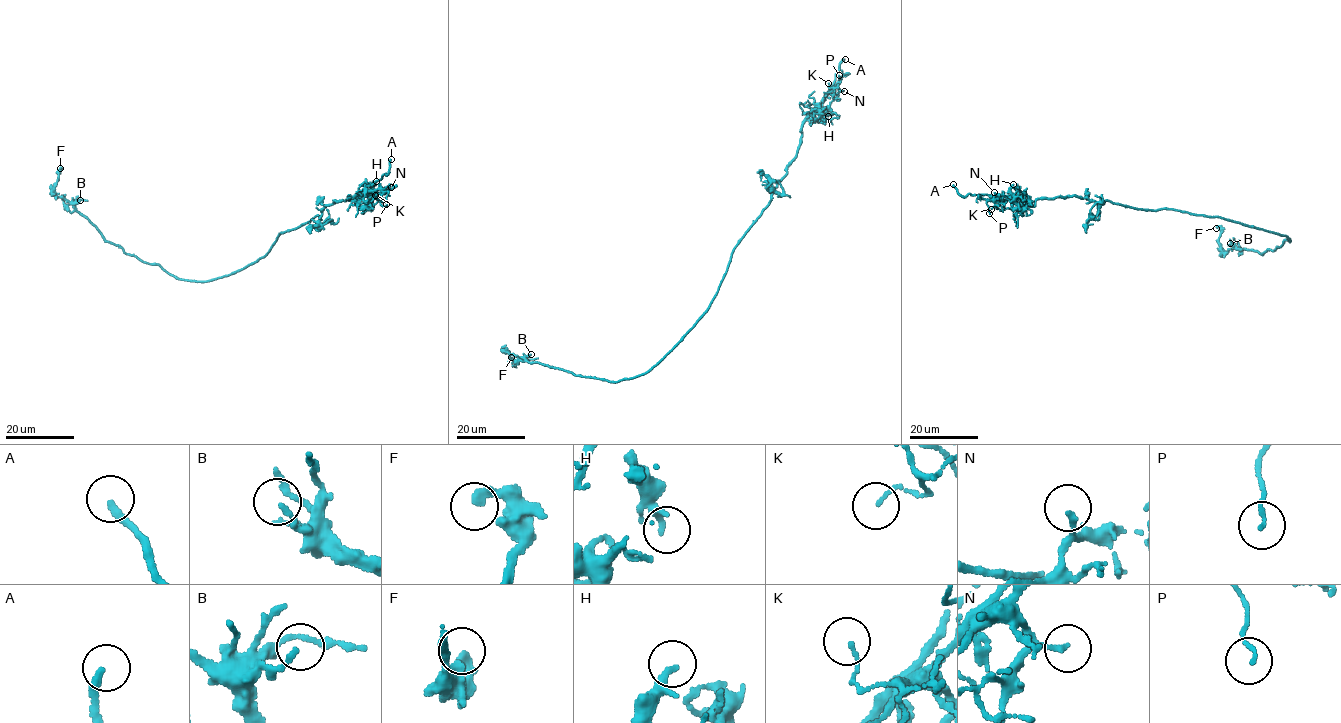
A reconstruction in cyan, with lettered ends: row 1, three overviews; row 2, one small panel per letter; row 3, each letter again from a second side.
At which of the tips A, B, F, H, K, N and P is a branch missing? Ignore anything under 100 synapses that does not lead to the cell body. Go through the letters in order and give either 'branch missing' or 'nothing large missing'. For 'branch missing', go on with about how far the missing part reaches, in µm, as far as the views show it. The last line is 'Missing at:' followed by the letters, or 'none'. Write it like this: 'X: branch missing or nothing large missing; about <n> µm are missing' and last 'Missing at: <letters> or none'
A: branch missing; about 60 µm are missing
B: nothing large missing
F: nothing large missing
H: nothing large missing
K: nothing large missing
N: nothing large missing
P: nothing large missing
Missing at: A

